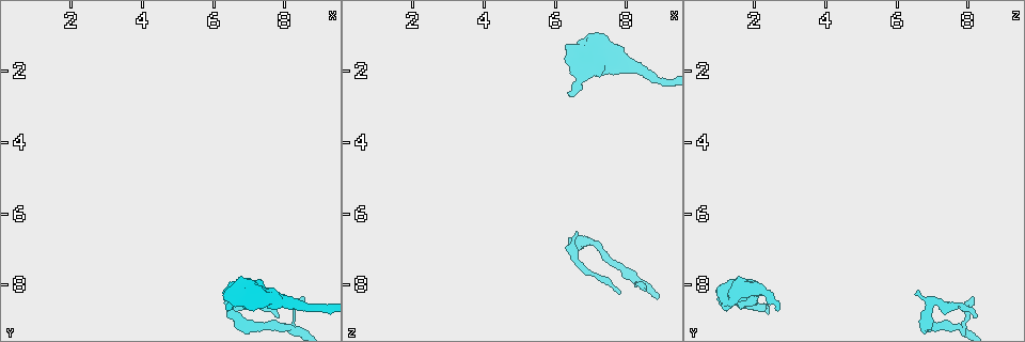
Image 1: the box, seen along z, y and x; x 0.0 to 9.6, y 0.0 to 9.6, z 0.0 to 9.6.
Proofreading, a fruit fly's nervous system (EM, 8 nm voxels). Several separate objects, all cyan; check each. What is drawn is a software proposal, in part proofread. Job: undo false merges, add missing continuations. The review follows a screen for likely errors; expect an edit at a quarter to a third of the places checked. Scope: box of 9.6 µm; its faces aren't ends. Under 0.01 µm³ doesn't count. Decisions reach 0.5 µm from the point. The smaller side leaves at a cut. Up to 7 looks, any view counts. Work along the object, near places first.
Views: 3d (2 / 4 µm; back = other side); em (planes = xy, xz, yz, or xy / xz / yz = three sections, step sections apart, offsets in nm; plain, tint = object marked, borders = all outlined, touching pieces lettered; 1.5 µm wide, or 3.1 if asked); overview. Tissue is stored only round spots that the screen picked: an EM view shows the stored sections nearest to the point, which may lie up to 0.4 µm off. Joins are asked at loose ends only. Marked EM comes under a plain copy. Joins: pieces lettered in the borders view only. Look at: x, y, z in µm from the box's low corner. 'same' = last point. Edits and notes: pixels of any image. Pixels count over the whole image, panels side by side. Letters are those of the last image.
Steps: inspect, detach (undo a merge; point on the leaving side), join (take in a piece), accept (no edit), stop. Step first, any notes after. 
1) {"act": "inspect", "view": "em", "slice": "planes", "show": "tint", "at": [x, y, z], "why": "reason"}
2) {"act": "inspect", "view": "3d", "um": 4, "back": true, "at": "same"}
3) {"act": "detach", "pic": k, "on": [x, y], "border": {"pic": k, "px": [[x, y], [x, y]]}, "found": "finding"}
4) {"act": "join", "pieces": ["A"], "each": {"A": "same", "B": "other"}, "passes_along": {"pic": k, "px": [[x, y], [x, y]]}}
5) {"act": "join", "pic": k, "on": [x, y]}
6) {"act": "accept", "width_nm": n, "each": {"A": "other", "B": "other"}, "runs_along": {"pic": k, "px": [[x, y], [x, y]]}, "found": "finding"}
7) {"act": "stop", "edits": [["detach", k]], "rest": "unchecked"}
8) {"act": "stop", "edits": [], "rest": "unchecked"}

{"act": "inspect", "view": "3d", "um": 4, "at": [6.35, 8.70, 2.55], "why": "branch stops here"}

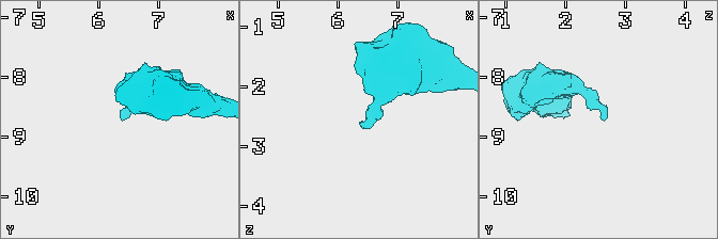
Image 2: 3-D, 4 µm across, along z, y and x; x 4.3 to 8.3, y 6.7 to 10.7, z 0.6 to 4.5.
{"act": "inspect", "view": "em", "slice": "planes", "show": "tint", "at": [6.40, 8.70, 2.65], "why": "need the tissue"}

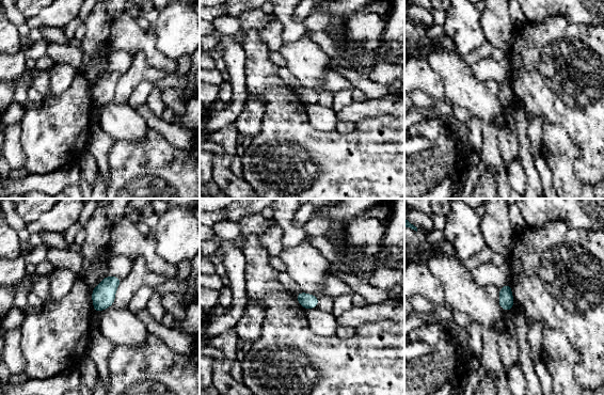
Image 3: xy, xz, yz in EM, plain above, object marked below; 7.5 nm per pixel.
{"act": "inspect", "view": "em", "slice": "planes", "show": "borders", "at": "same"}

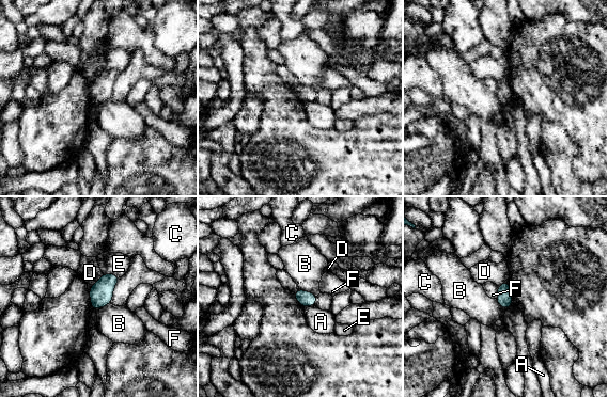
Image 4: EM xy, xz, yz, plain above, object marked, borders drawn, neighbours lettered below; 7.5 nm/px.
{"act": "accept", "longest_contact_nm": ["E", 150], "each": {"A": "other", "B": "other", "C": "other", "D": "other", "E": "other", "F": "other"}, "found": "no lettered piece goes on from it"}

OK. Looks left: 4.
{"act": "inspect", "view": "em", "slice": "xz", "step": 8, "show": "tint", "at": [7.90, 8.90, 8.20], "why": "tapers out"}

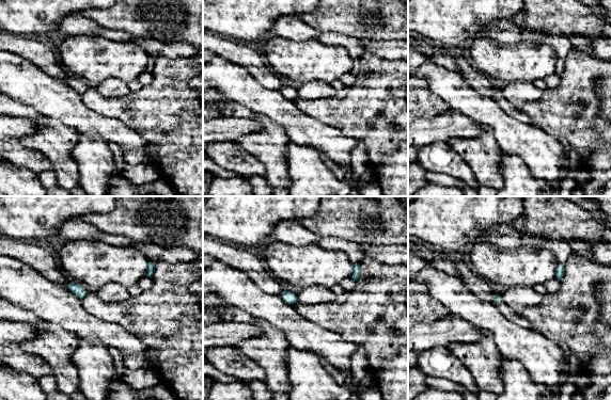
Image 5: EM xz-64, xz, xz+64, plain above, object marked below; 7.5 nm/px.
{"act": "inspect", "view": "em", "slice": "planes", "show": "borders", "at": "same", "why": "another direction"}

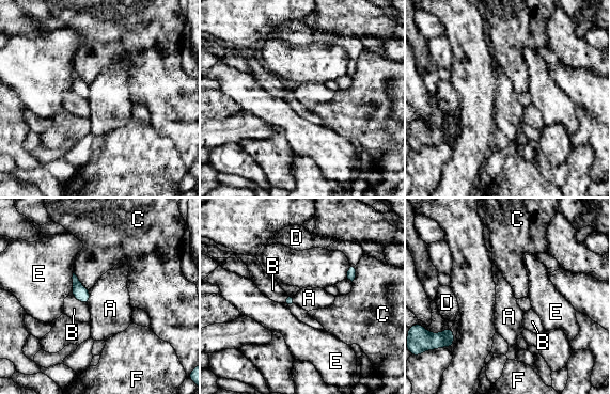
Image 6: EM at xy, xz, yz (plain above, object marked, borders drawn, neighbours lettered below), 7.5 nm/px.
{"act": "accept", "longest_contact_nm": ["C", 180], "each": {"A": "other", "B": "other", "C": "other", "D": "other", "E": "other", "F": "other"}, "border": {"pic": 6, "px": [[90, 289], [90, 301], [87, 304]]}, "found": "none of them fits"}

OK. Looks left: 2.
{"act": "inspect", "view": "3d", "um": 2, "at": [6.65, 8.30, 6.50], "why": "free end"}

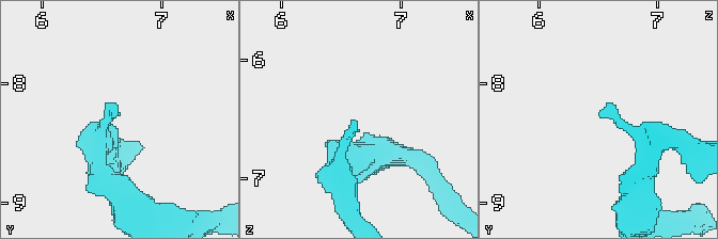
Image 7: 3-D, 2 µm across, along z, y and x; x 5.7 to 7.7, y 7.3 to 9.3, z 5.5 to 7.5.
{"act": "inspect", "view": "em", "slice": "planes", "show": "borders", "at": [6.58, 8.28, 6.52]}

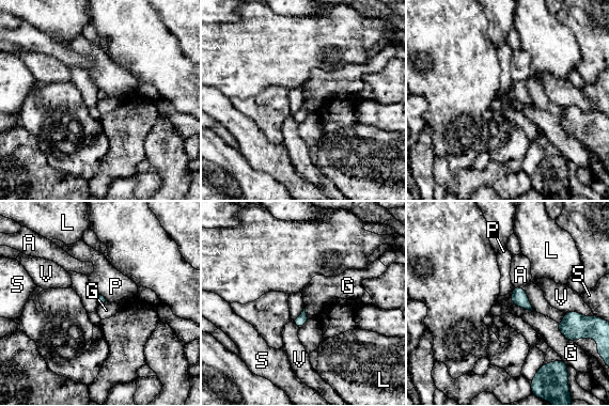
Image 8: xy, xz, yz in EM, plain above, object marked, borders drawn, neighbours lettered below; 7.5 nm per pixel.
{"act": "accept", "each": {"A": "other", "G": "other", "L": "other", "P": "other", "S": "other", "V": "other"}, "border": {"pic": 8, "px": [[556, 323], [561, 333], [573, 342]]}, "found": "no lettered piece goes on from it"}

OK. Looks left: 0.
{"act": "stop", "edits": [], "rest": "unchecked"}

